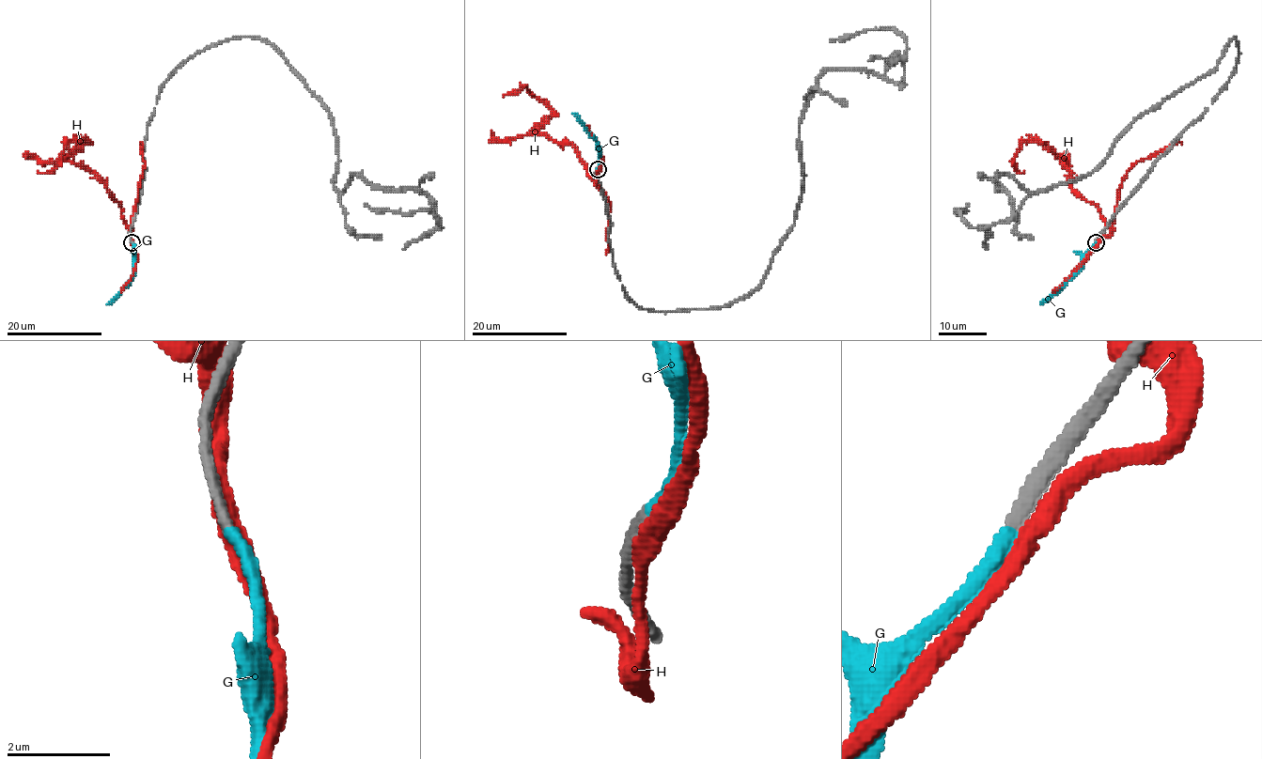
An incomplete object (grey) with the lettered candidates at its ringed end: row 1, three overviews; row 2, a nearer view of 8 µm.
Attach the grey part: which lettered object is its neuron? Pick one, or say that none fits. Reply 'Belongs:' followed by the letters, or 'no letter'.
Belongs: G

